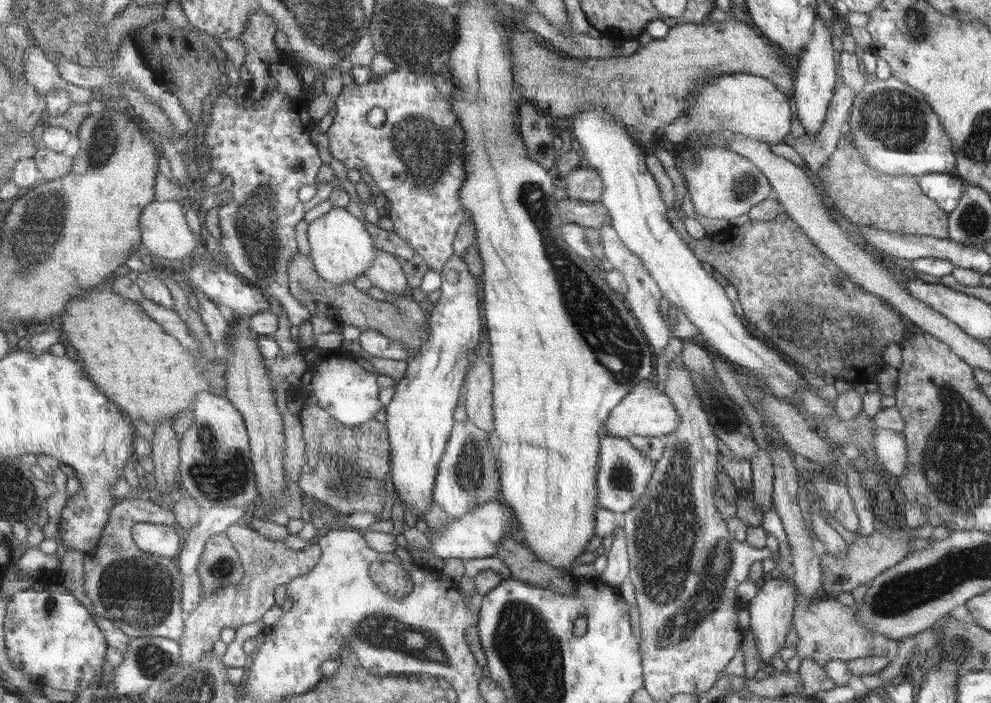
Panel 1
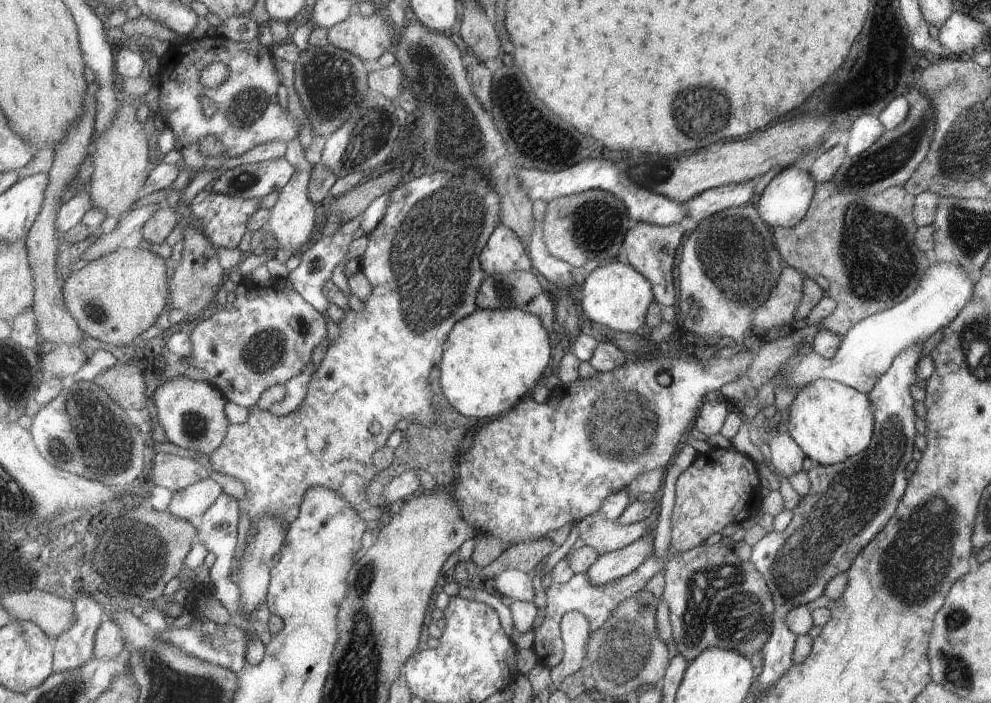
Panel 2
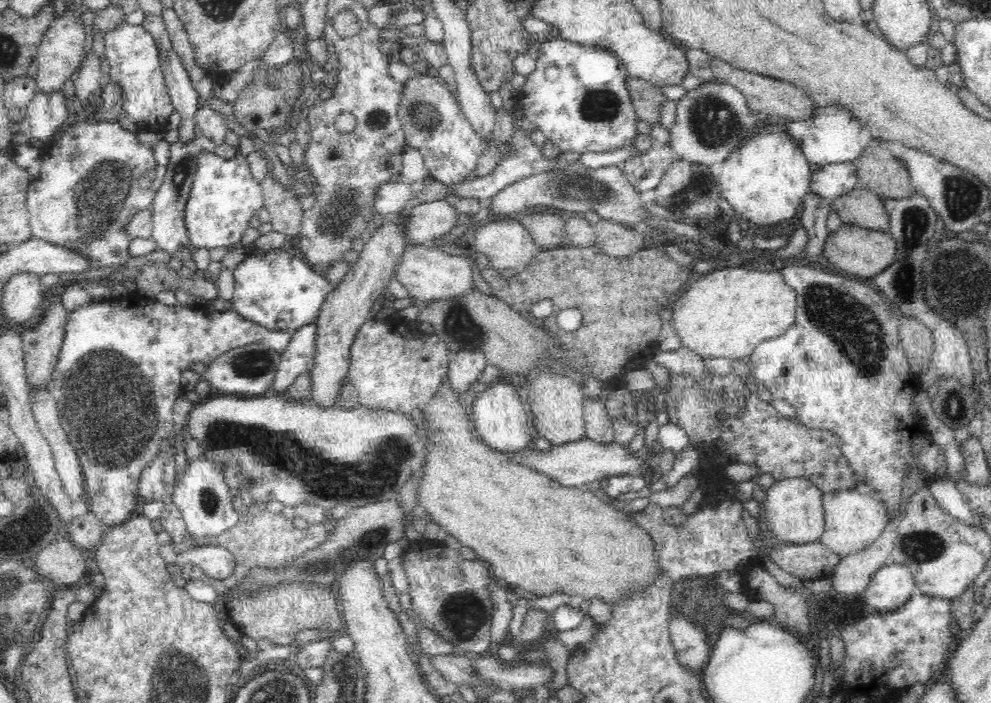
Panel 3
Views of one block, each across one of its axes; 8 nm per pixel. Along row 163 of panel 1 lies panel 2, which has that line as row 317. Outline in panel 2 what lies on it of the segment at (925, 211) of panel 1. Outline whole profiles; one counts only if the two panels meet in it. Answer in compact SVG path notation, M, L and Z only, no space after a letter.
M821 182L815 184L815 196L805 218L793 228L775 228L775 246L785 266L799 270L807 278L823 276L829 282L827 296L835 300L837 308L819 326L803 326L775 342L757 344L753 360L743 374L743 378L751 380L749 394L755 394L757 388L773 378L787 358L797 352L799 342L811 344L819 328L843 338L859 320L891 310L915 292L929 262L925 260L925 252L915 244L917 224L913 218L913 200L903 186L879 194L855 196L841 192L833 182Z

